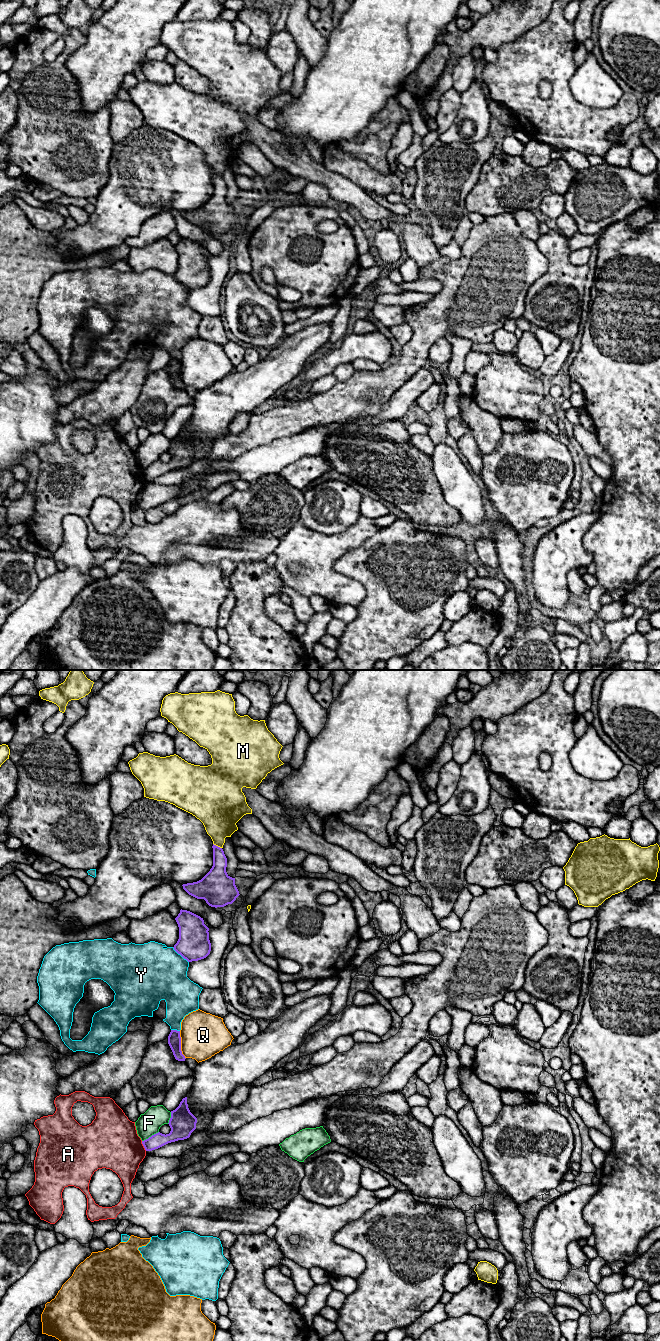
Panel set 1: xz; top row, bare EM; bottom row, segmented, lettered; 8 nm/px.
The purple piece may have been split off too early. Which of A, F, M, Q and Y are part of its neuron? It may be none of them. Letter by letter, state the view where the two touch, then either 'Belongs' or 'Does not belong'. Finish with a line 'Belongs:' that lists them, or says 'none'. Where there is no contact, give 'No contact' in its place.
A: Touches purple in xz. Does not belong
F: Touches purple in xz. Does not belong
M: Touches purple in xz. Does not belong
Q: Touches purple in xz. Does not belong
Y: Touches purple in xz. Does not belong
Belongs: none

